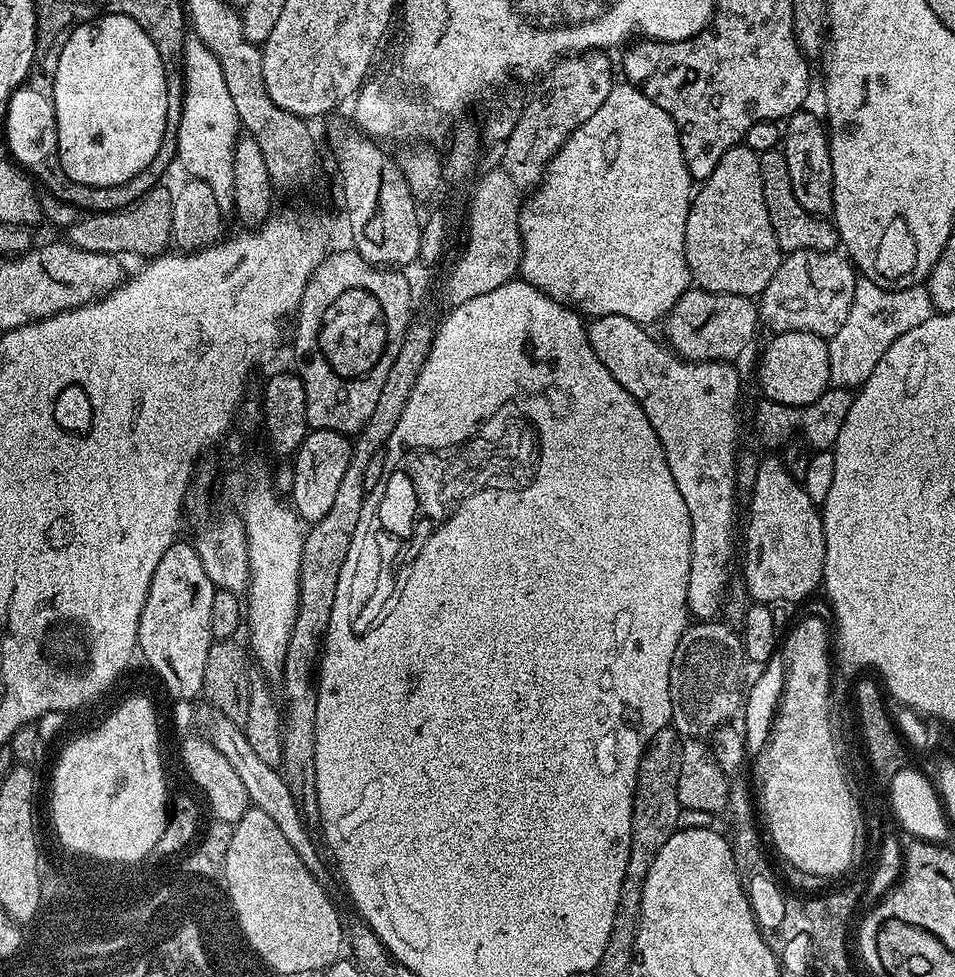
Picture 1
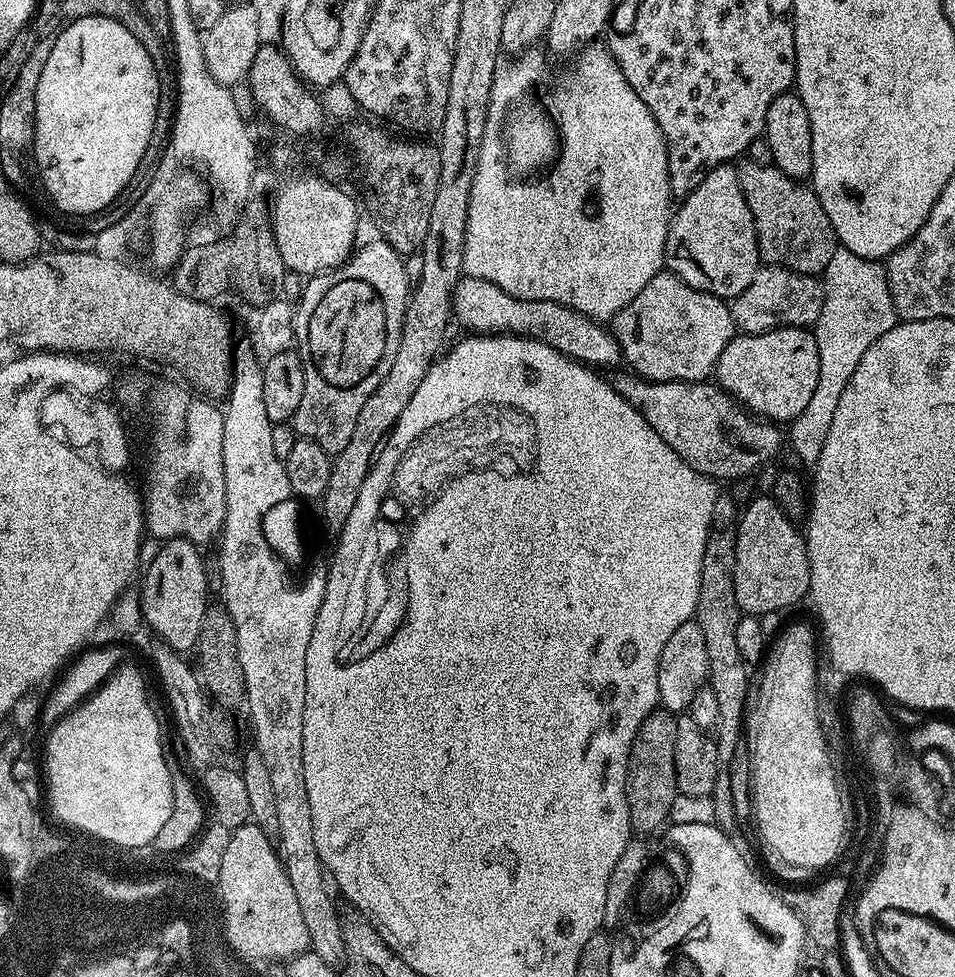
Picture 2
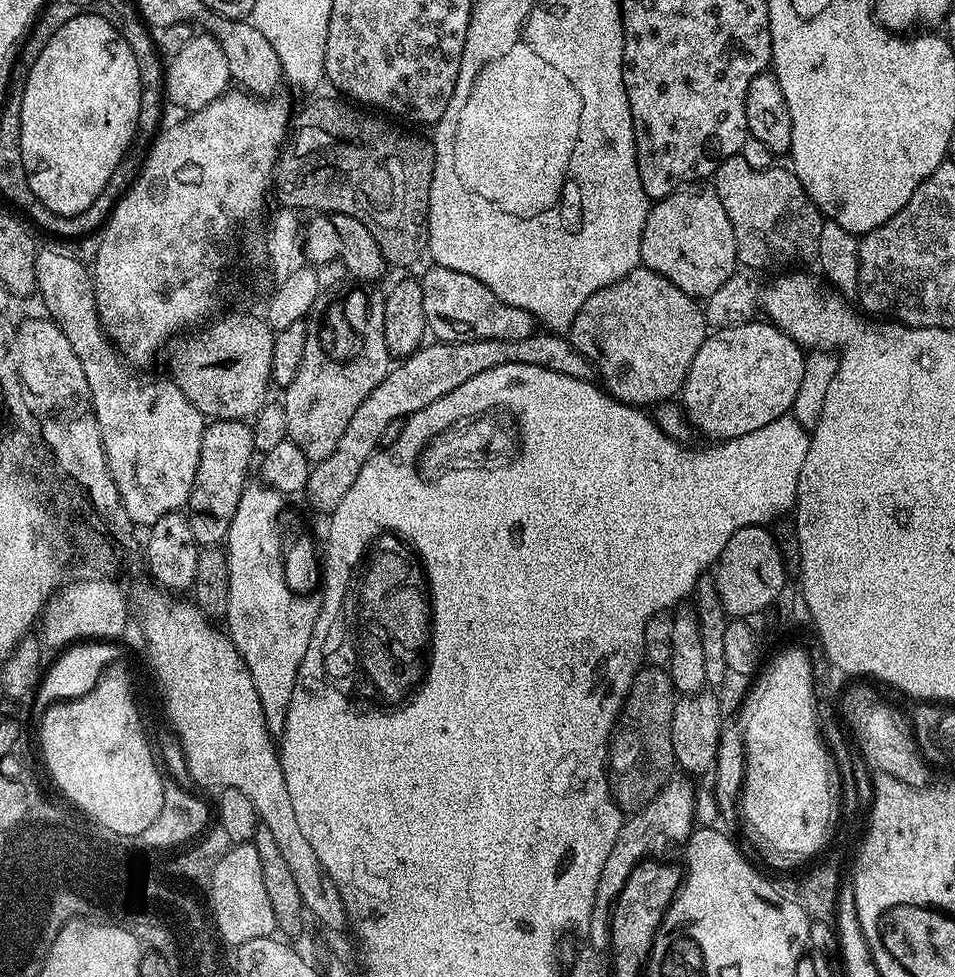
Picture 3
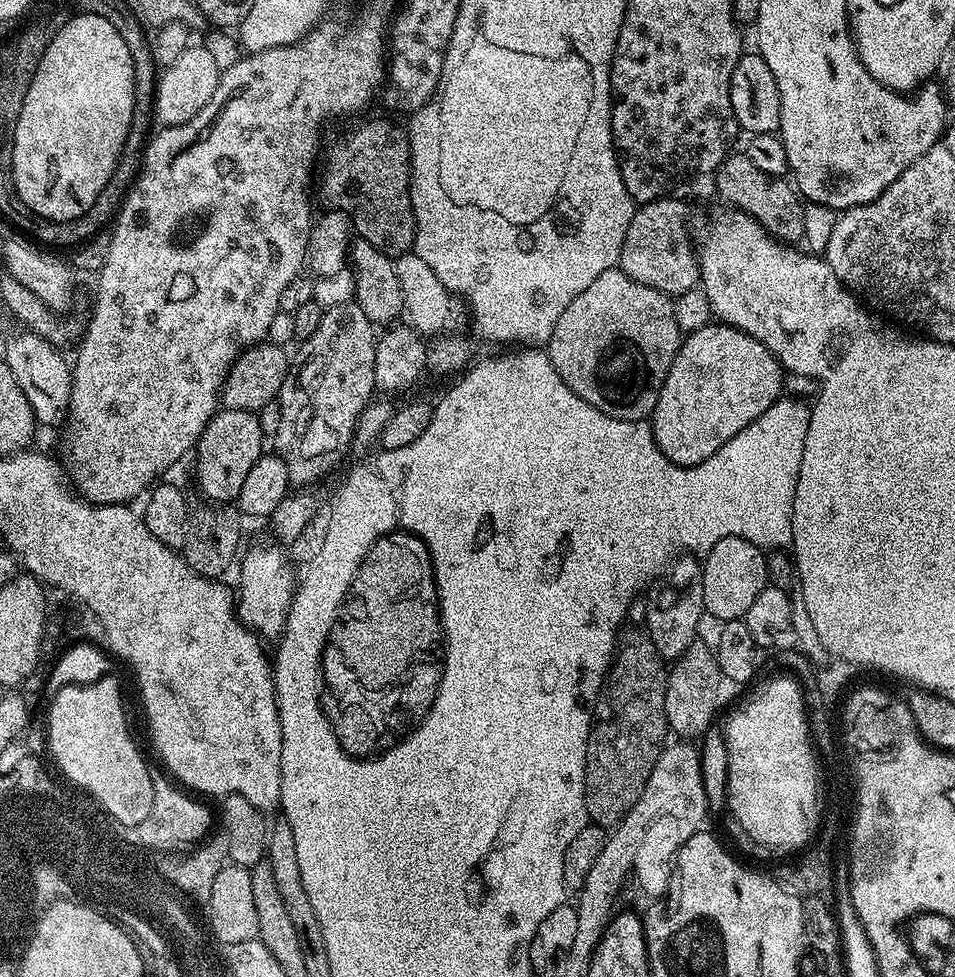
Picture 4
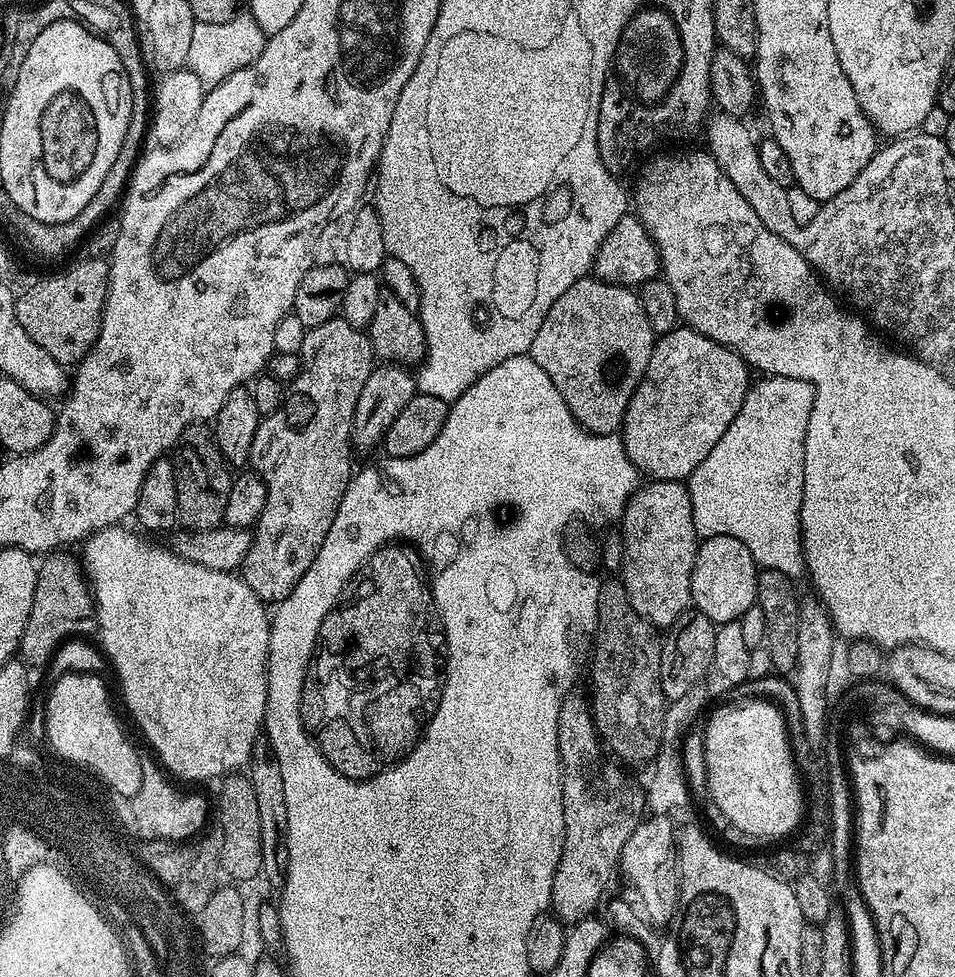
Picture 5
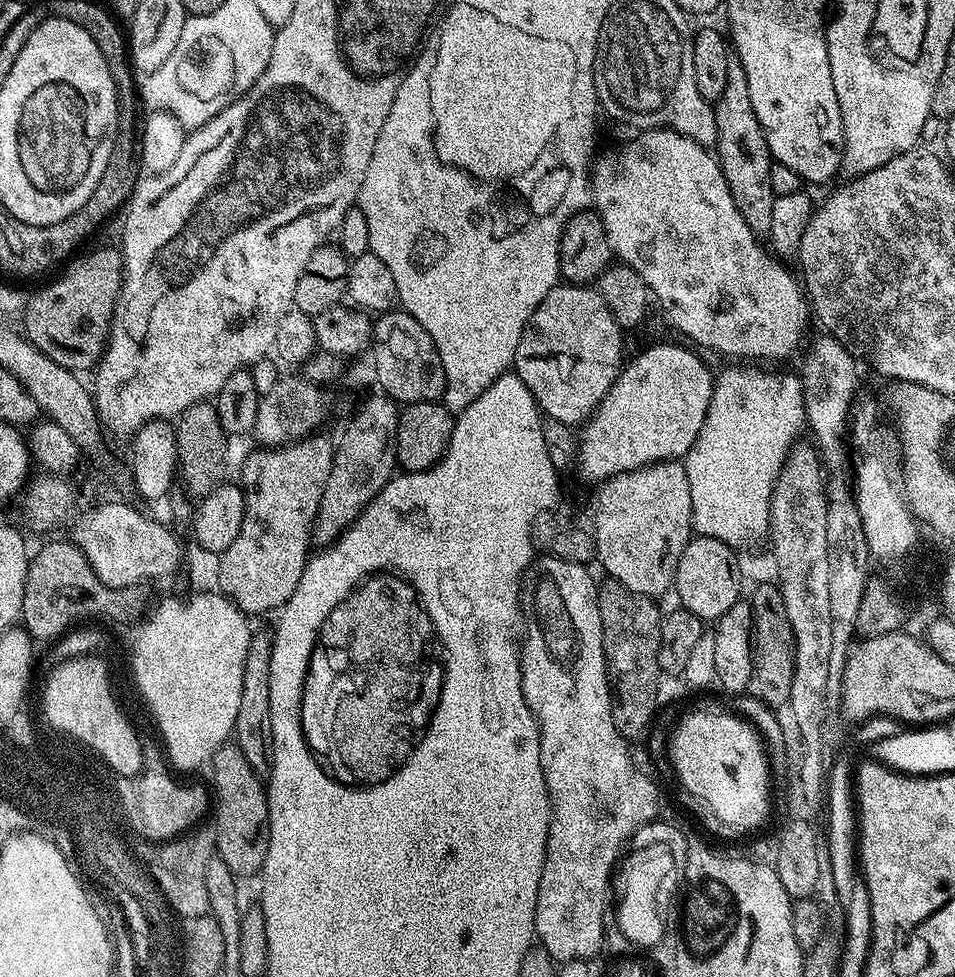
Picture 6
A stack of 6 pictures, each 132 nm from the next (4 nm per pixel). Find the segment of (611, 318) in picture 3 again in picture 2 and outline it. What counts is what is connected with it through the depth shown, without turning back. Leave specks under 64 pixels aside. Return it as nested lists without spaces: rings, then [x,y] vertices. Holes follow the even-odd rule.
[[[667,270],[650,278],[636,297],[612,317],[610,330],[620,343],[623,363],[635,375],[654,381],[707,381],[722,350],[738,332],[732,309],[721,297],[694,290],[694,286]]]

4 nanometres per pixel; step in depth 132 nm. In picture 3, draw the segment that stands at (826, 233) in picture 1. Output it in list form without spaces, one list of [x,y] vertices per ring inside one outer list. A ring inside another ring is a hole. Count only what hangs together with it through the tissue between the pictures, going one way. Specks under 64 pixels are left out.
[[[737,154],[726,158],[726,162],[722,162],[716,171],[714,187],[718,198],[722,198],[722,206],[726,206],[730,226],[734,226],[736,258],[745,269],[780,268],[783,264],[804,266],[807,265],[804,264],[807,260],[815,261],[818,257],[818,238],[822,238],[825,217],[816,207],[816,203],[806,194],[796,173],[787,167],[784,168],[773,166],[766,170],[754,170],[754,166],[748,165]]]

